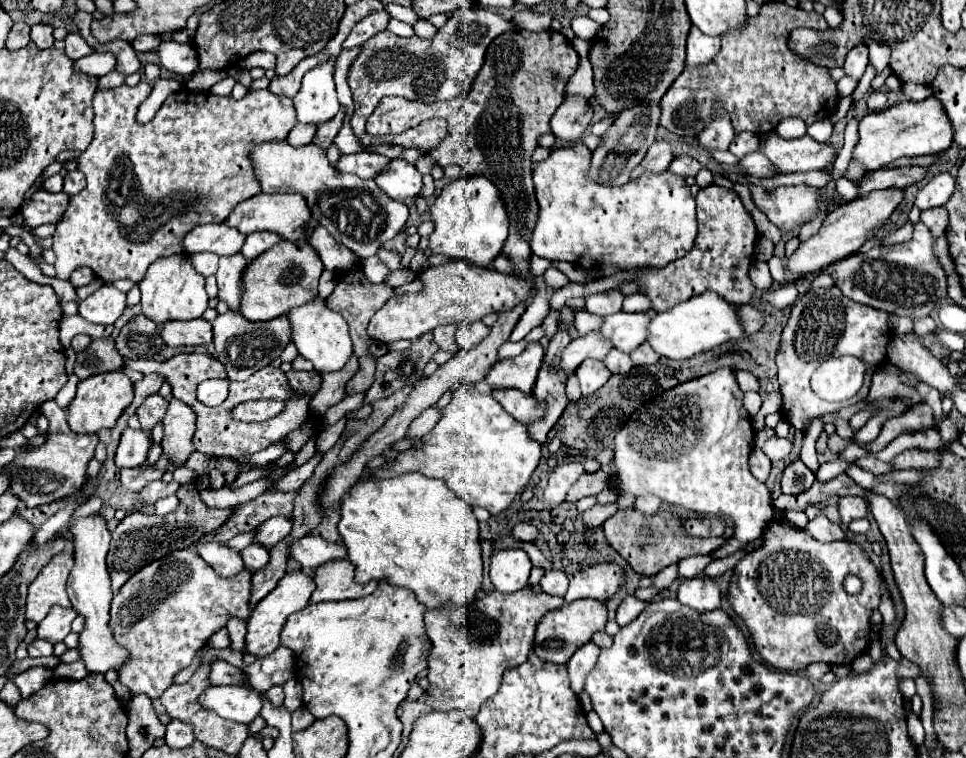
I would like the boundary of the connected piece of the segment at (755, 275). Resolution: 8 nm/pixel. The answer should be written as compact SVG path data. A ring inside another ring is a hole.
M755 261L749 275L751 275L751 281L757 289L769 289L771 283L773 283L773 279L769 275L769 267L767 267L765 261Z

